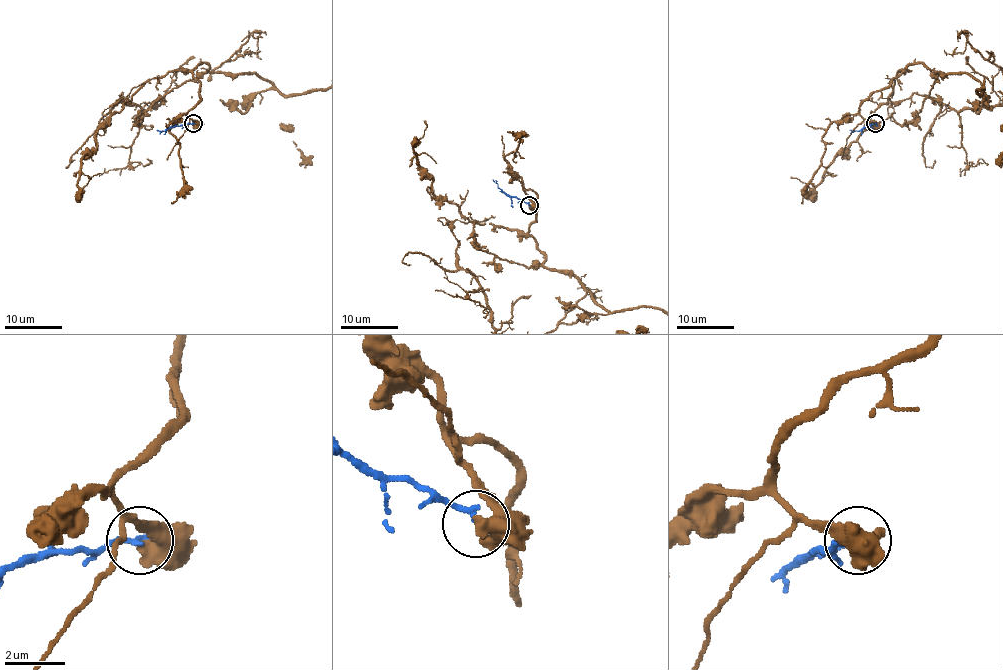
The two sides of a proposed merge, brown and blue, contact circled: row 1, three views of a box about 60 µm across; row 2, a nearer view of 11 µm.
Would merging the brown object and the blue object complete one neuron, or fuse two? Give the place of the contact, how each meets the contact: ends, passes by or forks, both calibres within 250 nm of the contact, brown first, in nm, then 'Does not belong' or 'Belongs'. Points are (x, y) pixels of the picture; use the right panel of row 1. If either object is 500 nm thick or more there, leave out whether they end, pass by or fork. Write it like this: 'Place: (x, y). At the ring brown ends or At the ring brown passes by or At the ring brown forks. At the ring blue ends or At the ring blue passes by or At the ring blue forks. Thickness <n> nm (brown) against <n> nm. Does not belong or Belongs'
Place: (875, 123). Thickness 650 nm (brown) against 180 nm. Does not belong

